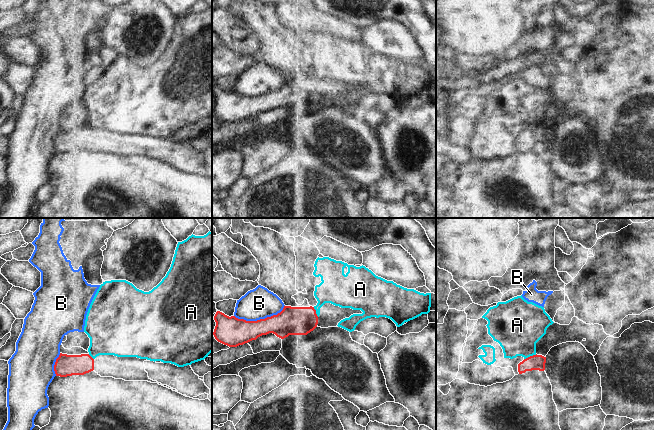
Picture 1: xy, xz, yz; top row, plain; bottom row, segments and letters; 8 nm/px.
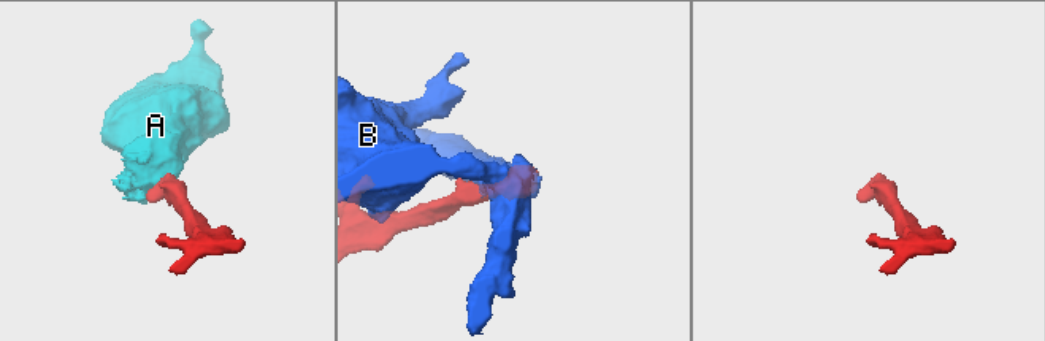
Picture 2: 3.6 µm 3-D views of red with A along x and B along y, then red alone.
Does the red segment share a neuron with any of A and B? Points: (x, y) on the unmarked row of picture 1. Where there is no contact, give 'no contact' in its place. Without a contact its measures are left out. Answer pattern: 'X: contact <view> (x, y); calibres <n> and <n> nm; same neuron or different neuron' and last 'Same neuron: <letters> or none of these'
A: contact yz (530, 132); calibres 130 and 380 nm; different neuron
B: contact xz (260, 95); calibres 220 and 260 nm; different neuron
Same neuron: none of these

